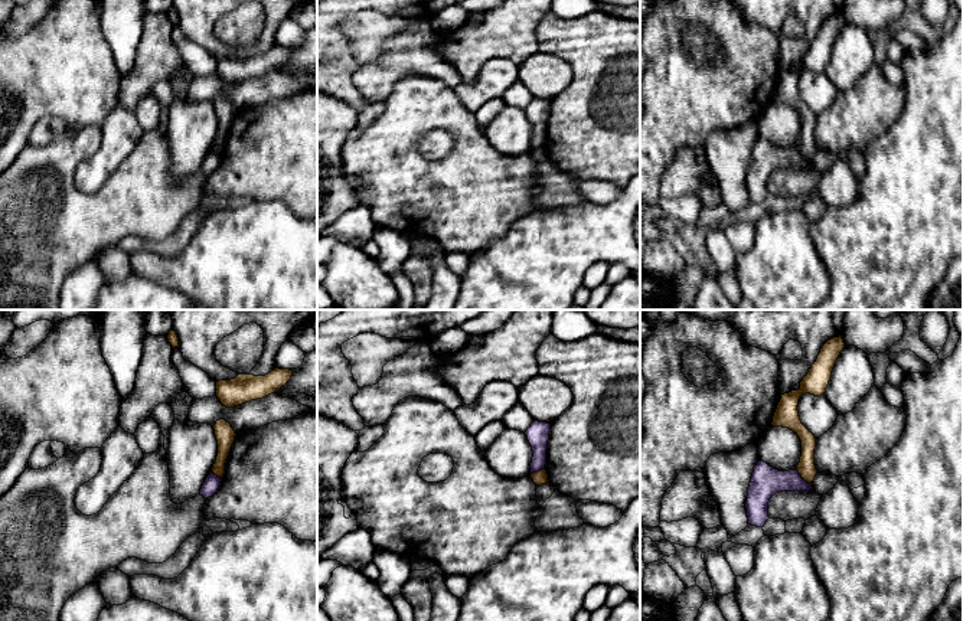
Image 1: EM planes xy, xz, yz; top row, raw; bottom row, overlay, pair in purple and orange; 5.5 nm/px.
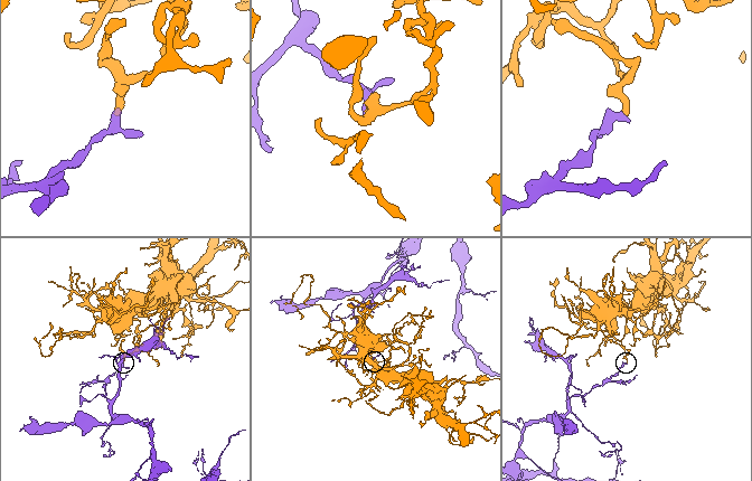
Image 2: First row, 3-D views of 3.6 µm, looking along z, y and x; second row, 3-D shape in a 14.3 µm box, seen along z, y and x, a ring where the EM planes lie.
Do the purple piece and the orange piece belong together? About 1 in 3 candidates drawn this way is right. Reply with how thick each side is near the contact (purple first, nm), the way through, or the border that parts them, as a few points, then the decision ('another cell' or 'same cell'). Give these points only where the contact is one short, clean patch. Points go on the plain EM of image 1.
170/100 nm | along yz (796, 146), (810, 162) | another cell

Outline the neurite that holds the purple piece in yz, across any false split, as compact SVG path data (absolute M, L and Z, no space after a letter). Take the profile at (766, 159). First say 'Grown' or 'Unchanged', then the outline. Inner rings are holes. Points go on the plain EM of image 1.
Unchanged. M764 138L754 144L745 179L748 202L764 205L768 195L768 179L780 169L809 169L812 161L804 158L797 147L778 148Z

